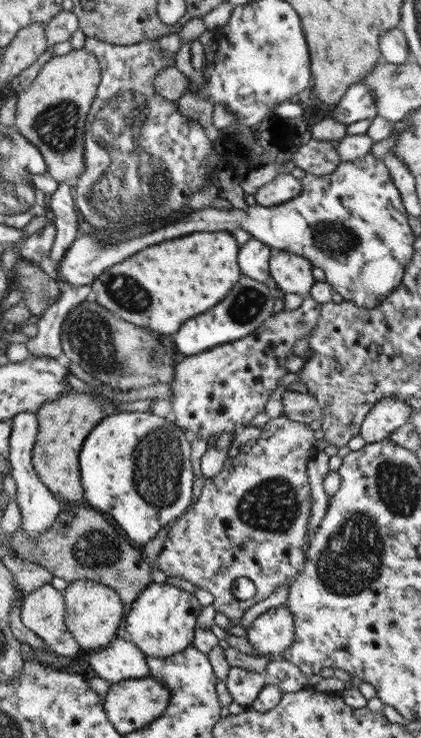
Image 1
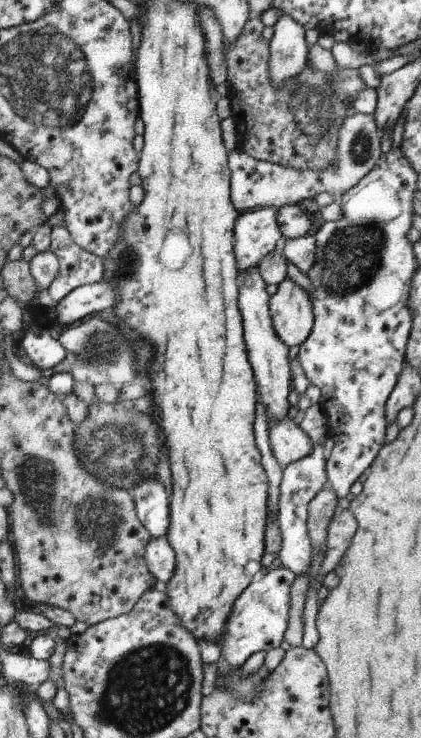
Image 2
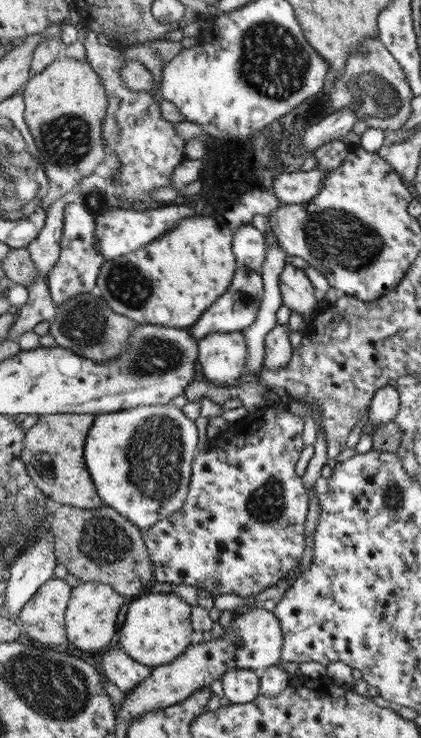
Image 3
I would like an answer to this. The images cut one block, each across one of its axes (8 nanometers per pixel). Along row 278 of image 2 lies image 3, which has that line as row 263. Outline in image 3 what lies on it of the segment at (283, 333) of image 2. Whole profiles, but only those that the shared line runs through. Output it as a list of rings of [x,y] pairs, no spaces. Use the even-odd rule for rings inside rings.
[[[287,262],[279,279],[283,305],[290,309],[290,312],[300,314],[304,320],[313,319],[317,314],[316,304],[319,295],[306,276],[305,270]]]

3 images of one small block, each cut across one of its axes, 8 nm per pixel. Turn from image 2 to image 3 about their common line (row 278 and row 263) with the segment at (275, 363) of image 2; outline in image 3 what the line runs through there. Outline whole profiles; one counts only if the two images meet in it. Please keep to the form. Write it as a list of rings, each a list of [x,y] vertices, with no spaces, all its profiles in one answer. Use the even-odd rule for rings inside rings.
[[[251,223],[243,224],[233,233],[232,246],[238,265],[259,271],[267,251],[264,234],[260,233]]]

